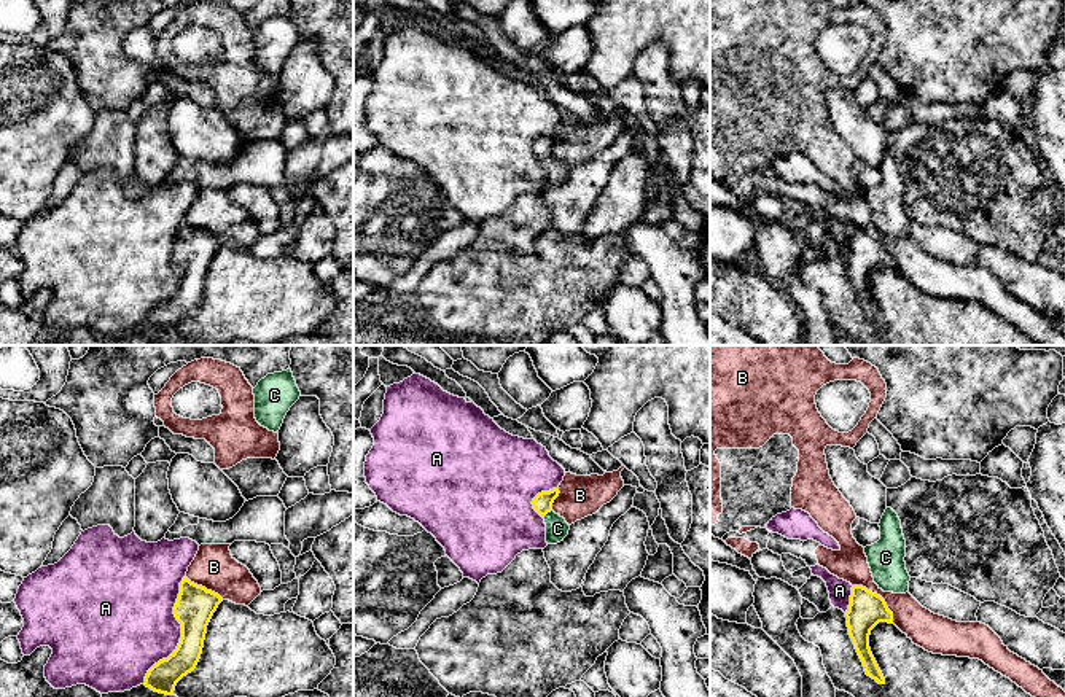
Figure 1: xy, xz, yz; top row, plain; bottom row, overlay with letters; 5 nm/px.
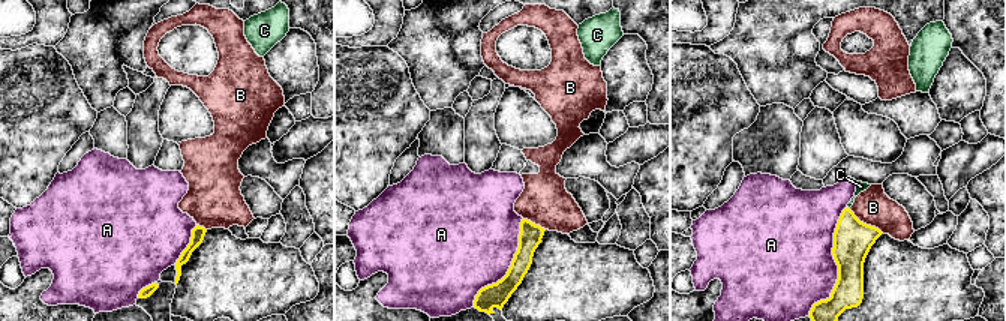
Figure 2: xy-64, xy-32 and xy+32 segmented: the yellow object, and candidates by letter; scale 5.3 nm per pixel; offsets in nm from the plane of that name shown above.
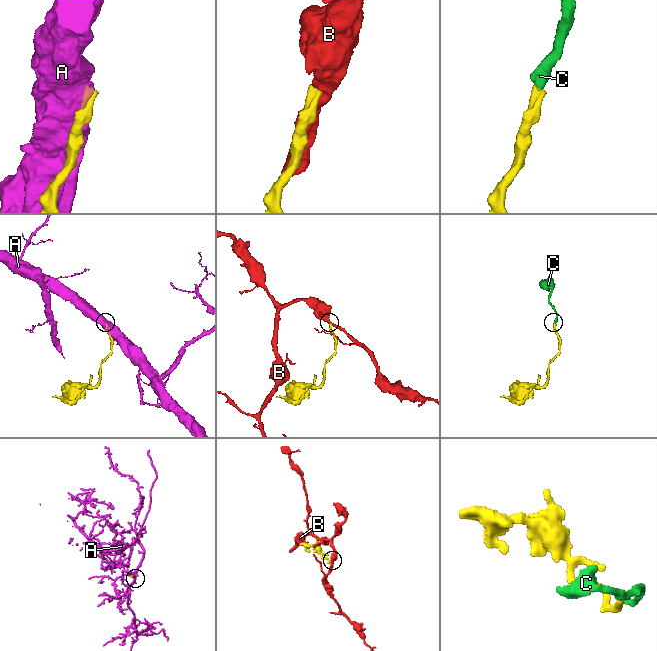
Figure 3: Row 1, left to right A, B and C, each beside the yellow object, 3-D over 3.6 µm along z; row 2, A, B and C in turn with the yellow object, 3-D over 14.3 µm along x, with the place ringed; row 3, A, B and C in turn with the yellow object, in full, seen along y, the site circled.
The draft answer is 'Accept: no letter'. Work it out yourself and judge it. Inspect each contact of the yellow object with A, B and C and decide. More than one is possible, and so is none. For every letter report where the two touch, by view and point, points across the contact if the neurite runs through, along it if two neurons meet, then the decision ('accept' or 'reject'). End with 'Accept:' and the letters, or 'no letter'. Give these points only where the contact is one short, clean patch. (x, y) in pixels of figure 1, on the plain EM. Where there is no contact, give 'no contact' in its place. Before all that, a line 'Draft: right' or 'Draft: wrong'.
Draft: wrong
A: xy (182, 276) | reject
B: yz (881, 241) | along yz (854, 228), (862, 228), (876, 236), (892, 256), (893, 266) | reject
C: xz (546, 156) | across xz (543, 145), (546, 156), (557, 172) | accept
Accept: C

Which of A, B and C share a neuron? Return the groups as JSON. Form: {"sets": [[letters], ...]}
{"sets": [["A"], ["B"], ["C"]]}

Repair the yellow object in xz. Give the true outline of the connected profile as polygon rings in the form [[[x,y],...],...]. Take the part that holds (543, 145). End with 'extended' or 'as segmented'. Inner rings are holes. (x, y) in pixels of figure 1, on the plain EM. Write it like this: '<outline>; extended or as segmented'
[[[557,130],[549,135],[538,137],[532,145],[533,153],[544,162],[548,188],[557,188],[564,185],[570,173],[570,169],[565,165],[565,162],[552,154],[552,146],[559,137],[560,135]]]; extended

